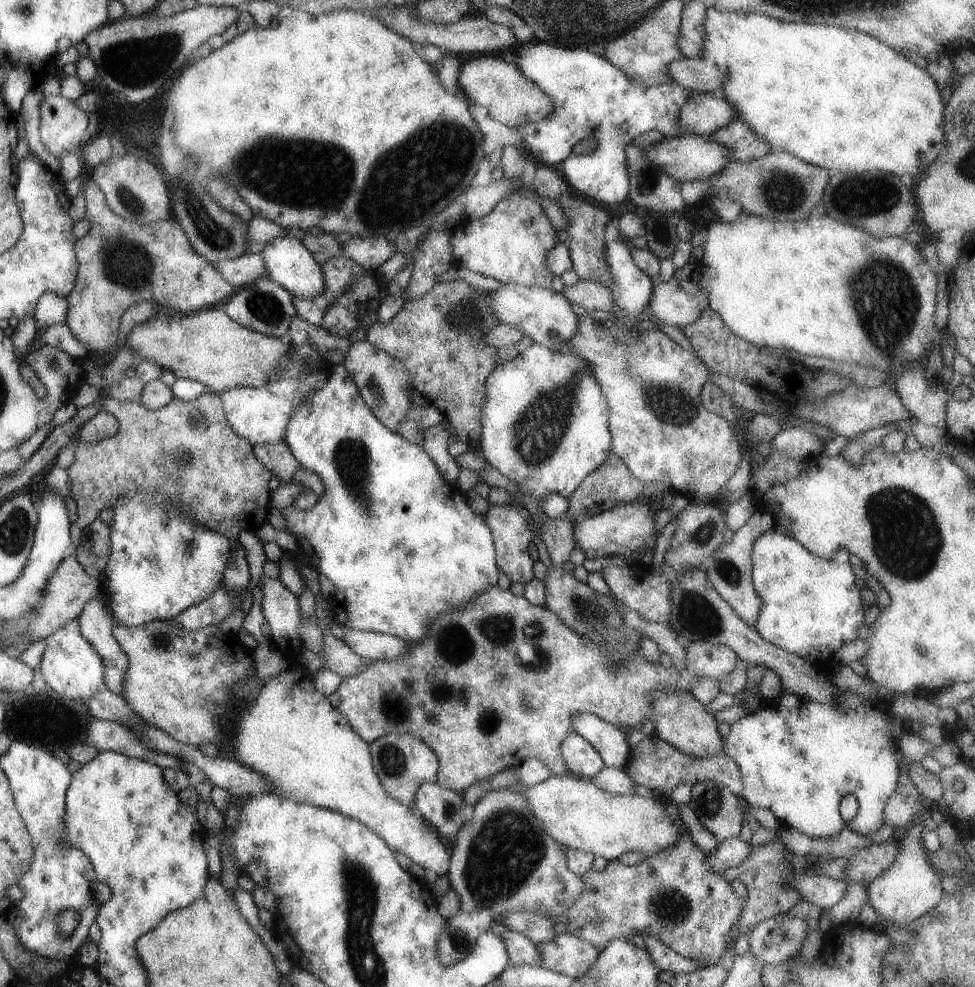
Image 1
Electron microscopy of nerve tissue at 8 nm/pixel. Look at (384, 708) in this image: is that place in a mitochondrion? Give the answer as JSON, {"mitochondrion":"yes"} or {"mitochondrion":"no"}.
{"mitochondrion":"yes"}

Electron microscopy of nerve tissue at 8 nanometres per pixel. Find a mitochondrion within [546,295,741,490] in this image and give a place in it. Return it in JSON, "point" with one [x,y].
{"point":[675,408]}

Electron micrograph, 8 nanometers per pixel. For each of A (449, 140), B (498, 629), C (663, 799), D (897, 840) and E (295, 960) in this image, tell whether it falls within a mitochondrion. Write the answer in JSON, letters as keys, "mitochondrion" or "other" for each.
{"A":"mitochondrion","B":"mitochondrion","C":"other","D":"other","E":"other"}

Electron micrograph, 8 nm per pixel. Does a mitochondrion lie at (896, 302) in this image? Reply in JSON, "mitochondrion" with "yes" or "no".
{"mitochondrion":"yes"}

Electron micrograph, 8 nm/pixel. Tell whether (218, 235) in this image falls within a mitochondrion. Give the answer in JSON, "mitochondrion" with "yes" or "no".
{"mitochondrion":"yes"}

